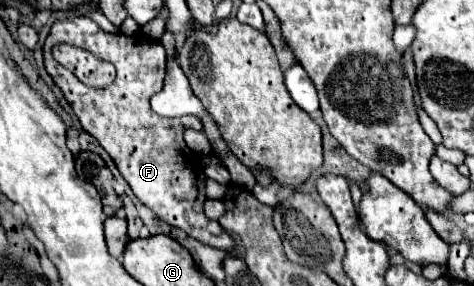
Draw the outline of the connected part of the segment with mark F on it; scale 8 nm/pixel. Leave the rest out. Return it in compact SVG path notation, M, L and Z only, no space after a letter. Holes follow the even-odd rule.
M67 17L57 19L45 39L43 57L47 73L53 77L55 85L61 87L65 99L71 103L83 131L95 137L103 149L115 161L119 173L129 183L135 197L149 207L159 219L167 221L173 227L183 229L189 237L207 243L211 247L229 251L235 243L233 239L221 229L217 221L211 221L203 213L205 203L205 187L203 187L203 169L201 159L185 145L183 131L185 127L193 127L203 131L203 123L199 117L185 115L175 119L157 117L151 111L149 99L153 93L163 89L165 77L165 49L159 41L149 37L129 37L123 33L107 33L101 31L91 19L87 17ZM57 43L71 43L75 47L87 49L97 53L99 59L109 61L117 69L117 79L107 89L93 89L81 83L71 71L63 69L53 57L51 47Z

